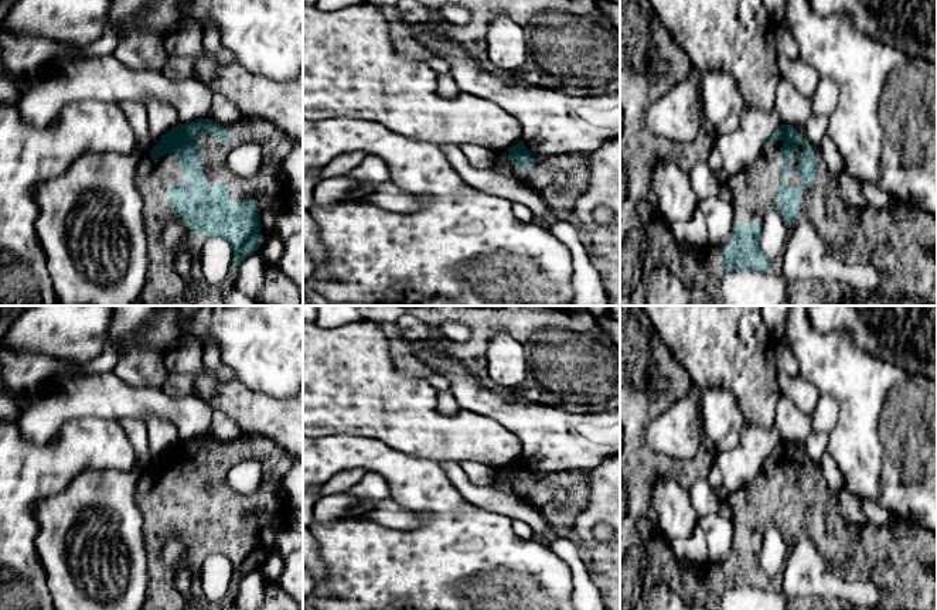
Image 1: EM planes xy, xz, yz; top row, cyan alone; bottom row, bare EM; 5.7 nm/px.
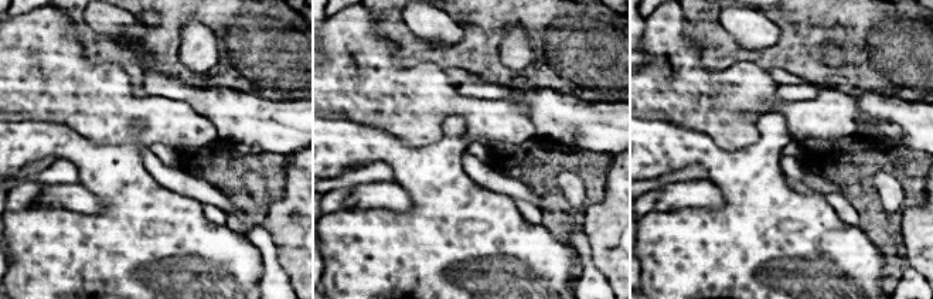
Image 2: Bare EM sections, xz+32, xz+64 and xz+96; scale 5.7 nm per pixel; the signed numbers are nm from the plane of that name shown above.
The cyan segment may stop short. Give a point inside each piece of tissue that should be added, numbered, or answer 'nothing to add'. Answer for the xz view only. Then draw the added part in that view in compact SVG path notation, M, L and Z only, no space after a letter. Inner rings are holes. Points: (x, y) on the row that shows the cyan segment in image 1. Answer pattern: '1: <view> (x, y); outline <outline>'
nothing to add

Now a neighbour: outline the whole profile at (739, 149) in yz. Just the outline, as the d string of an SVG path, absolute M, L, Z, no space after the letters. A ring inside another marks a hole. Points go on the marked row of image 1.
M746 106L740 113L737 129L715 140L725 173L732 177L746 170L780 126L780 116L774 110L764 112Z

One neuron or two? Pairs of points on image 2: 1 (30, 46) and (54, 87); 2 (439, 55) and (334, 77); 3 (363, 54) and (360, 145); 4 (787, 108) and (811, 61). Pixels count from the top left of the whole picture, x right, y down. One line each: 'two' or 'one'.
1: one
2: two
3: two
4: two

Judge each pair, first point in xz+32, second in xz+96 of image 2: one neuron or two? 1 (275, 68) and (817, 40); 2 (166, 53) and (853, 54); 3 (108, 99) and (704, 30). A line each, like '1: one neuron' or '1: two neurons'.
1: one neuron
2: one neuron
3: two neurons

